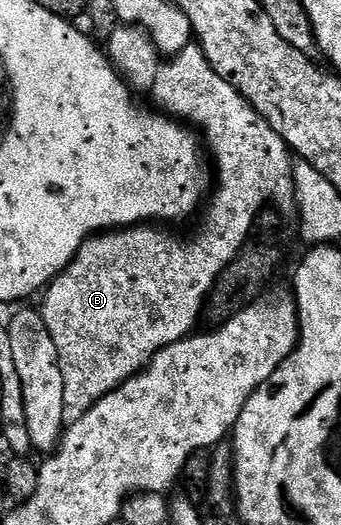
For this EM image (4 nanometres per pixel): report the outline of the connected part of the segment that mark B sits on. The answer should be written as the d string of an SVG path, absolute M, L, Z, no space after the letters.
M190 42L179 55L173 56L172 61L163 66L160 73L156 73L152 98L158 102L156 107L159 112L185 121L200 132L205 150L212 156L216 186L209 196L201 216L202 224L190 247L166 231L157 231L154 225L92 235L45 292L46 300L40 306L40 314L48 325L48 333L52 333L52 341L56 341L56 353L64 373L64 421L67 425L80 421L80 417L84 417L92 405L137 375L160 349L179 343L197 328L194 326L198 318L204 315L215 281L239 251L247 246L246 238L250 230L255 230L264 208L273 199L293 200L296 195L290 148L278 136L276 129L268 125L266 118L232 84L216 74L197 42Z

